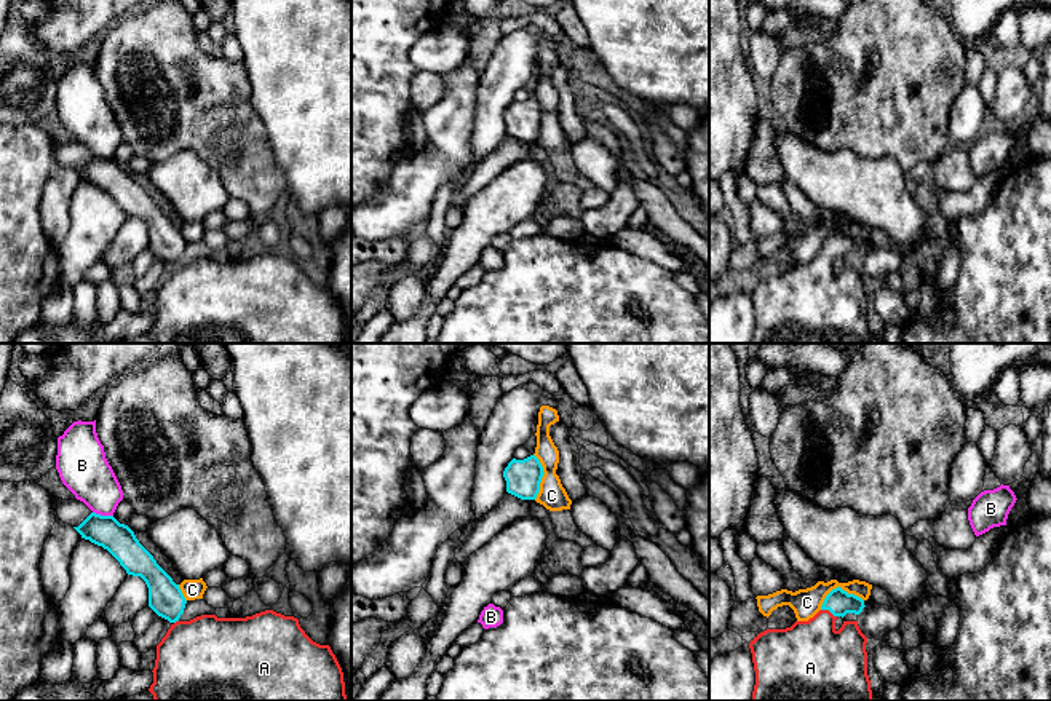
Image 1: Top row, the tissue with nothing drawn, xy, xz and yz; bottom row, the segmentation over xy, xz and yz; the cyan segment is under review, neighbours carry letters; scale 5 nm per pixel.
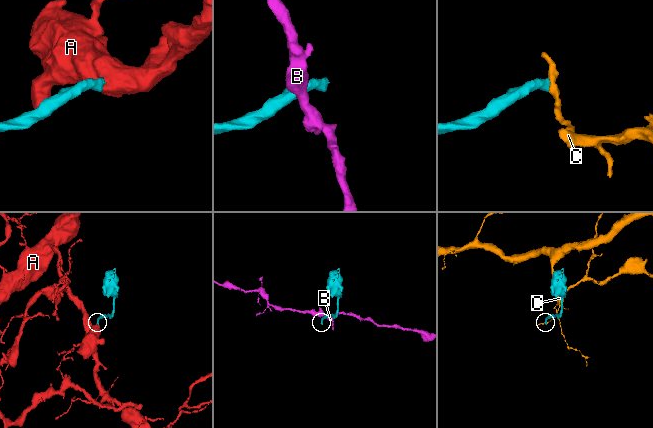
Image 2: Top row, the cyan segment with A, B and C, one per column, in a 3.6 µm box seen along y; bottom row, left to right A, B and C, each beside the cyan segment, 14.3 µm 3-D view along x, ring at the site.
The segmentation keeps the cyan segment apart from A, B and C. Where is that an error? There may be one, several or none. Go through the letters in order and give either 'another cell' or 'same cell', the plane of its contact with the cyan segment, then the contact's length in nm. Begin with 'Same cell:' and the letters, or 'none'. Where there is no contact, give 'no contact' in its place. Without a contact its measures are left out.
Same cell: A
A: same cell | yz | 90 nm
B: another cell | xy | 110 nm
C: another cell | yz | 220 nm

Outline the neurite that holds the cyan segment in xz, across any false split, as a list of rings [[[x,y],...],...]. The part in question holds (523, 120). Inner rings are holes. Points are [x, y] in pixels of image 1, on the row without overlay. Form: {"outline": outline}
{"outline": [[[535,97],[524,102],[513,101],[503,113],[506,134],[521,142],[535,142],[543,117],[543,109]]]}

